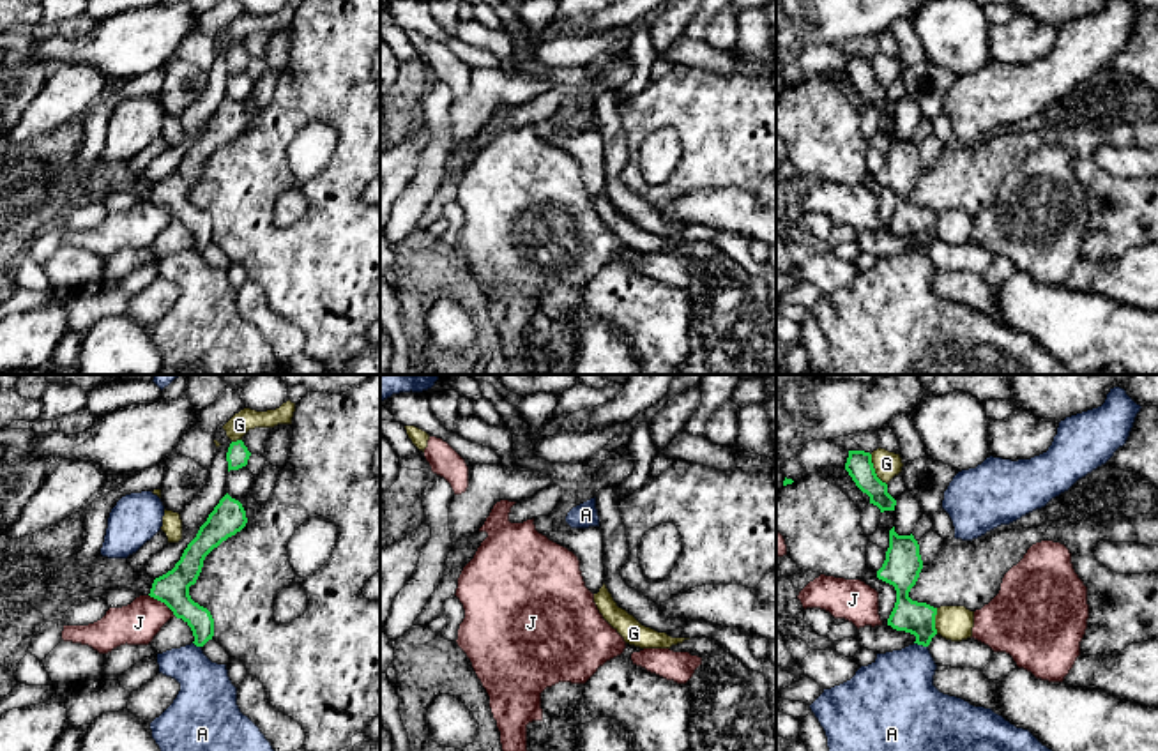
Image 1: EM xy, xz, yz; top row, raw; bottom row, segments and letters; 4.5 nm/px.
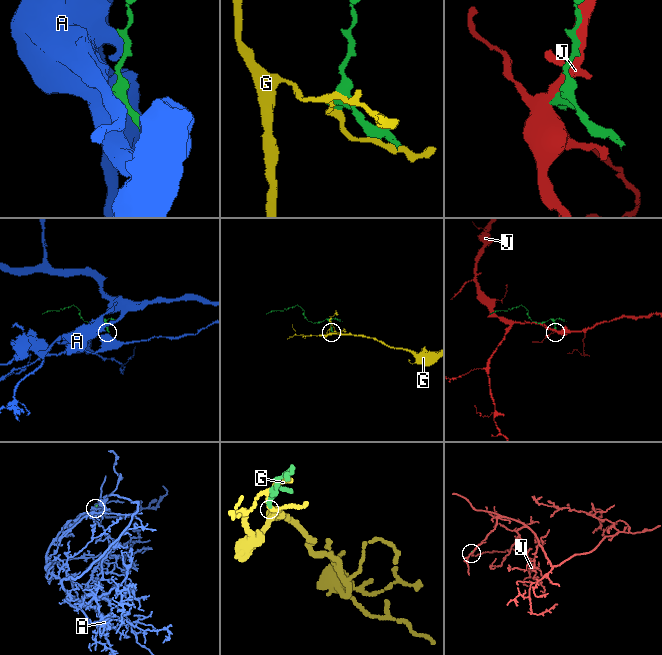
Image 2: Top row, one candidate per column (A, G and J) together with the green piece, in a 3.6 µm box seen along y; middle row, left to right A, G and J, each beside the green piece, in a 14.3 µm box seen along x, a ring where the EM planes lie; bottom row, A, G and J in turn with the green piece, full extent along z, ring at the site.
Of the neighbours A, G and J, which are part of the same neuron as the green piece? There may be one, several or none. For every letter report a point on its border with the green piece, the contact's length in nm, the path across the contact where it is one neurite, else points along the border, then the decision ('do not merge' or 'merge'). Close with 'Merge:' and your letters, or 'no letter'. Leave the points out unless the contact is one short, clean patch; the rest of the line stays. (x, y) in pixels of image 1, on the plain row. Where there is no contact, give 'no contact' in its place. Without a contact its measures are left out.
A: contact yz (921, 248); length 70 nm; border yz (914, 246), (927, 251); do not merge
G: contact yz (874, 75); length 160 nm; do not merge
J: contact xy (163, 205); length 160 nm; do not merge
Merge: no letter

